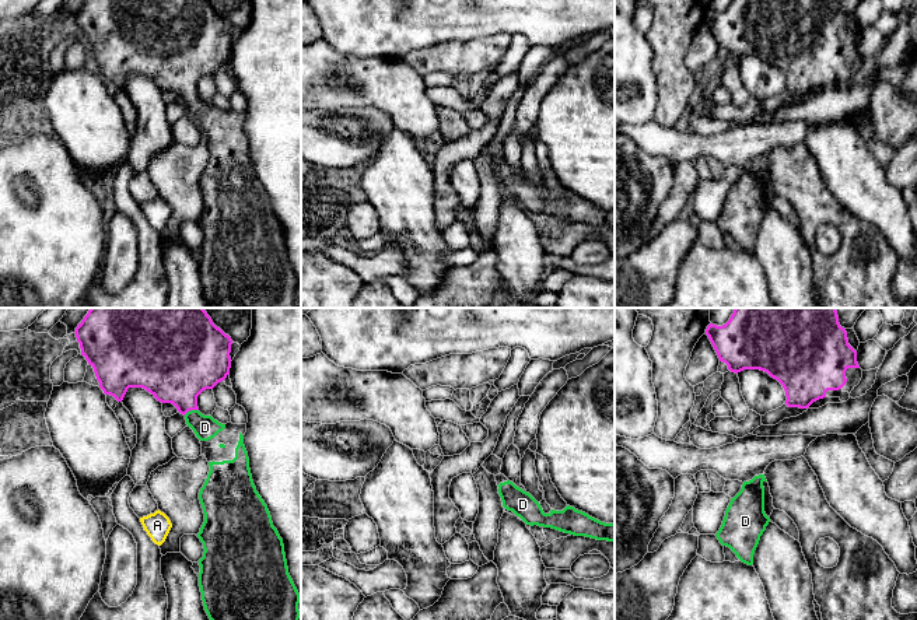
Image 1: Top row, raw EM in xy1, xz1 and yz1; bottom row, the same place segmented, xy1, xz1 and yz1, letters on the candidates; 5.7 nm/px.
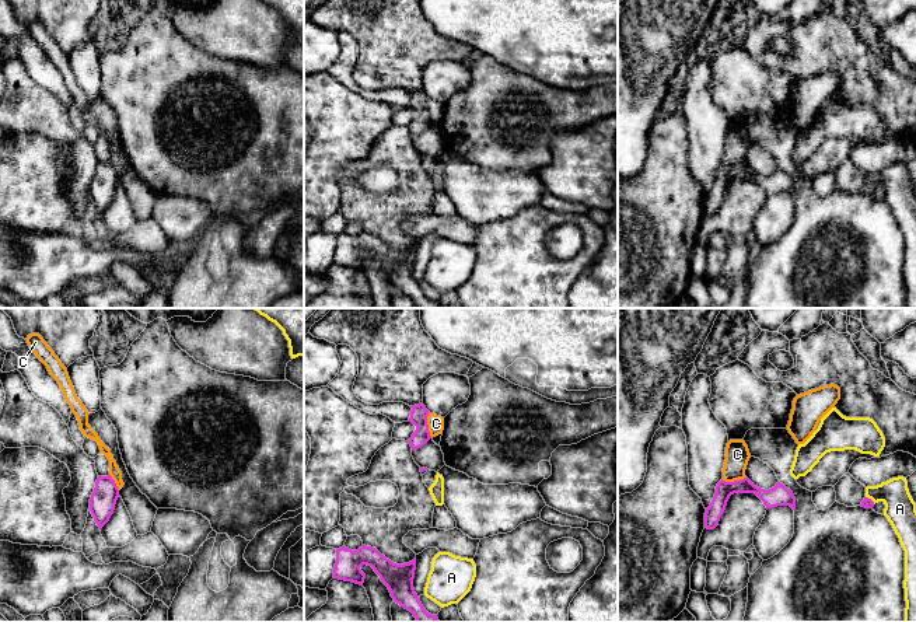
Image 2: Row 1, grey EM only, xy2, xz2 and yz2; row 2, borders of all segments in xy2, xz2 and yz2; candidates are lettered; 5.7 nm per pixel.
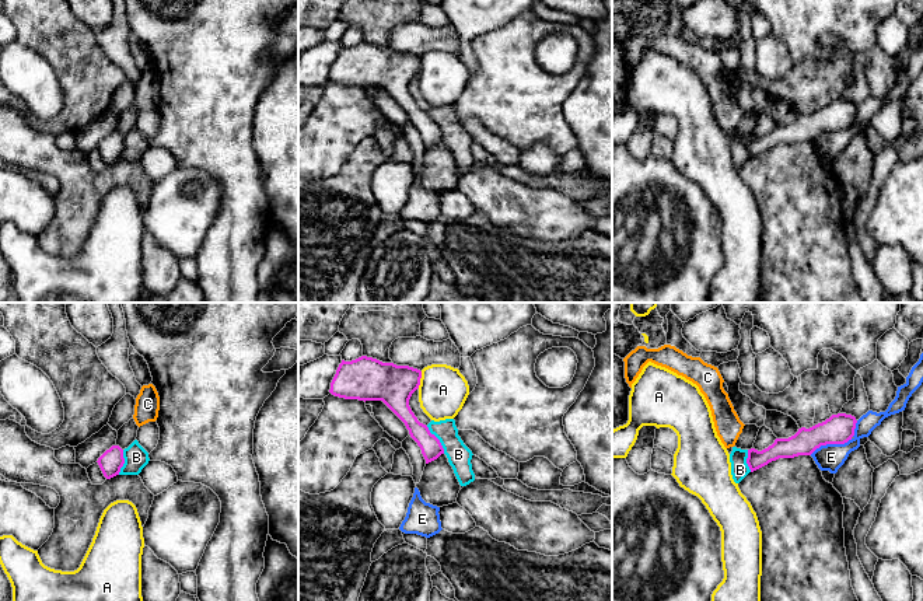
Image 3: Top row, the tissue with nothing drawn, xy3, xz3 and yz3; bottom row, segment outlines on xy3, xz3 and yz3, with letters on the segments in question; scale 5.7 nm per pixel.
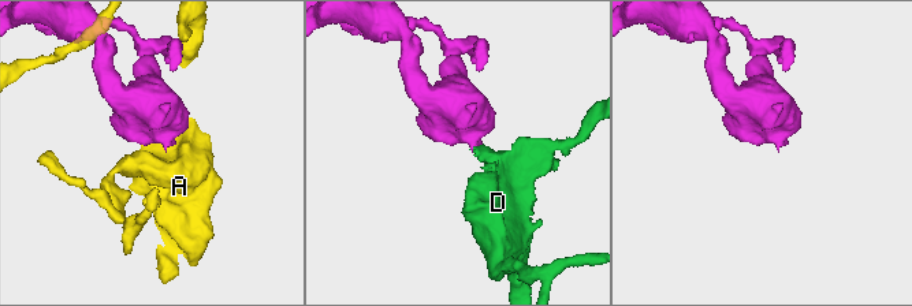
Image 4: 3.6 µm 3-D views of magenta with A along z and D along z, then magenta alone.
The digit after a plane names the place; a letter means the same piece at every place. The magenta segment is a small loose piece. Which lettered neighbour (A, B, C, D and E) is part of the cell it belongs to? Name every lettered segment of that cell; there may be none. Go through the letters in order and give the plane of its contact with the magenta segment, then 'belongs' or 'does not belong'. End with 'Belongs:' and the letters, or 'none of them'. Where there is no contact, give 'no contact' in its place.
A: xz3 | does not belong
B: xz3 | does not belong
C: xz2 | does not belong
D: xy1 | belongs
E: yz3 | does not belong
Belongs: D

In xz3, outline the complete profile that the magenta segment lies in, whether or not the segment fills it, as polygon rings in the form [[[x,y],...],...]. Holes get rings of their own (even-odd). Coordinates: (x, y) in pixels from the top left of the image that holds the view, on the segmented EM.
[[[361,356],[352,361],[342,360],[329,392],[345,399],[382,401],[405,423],[429,464],[444,454],[444,448],[409,406],[409,399],[419,388],[420,378],[422,371],[417,368]]]

